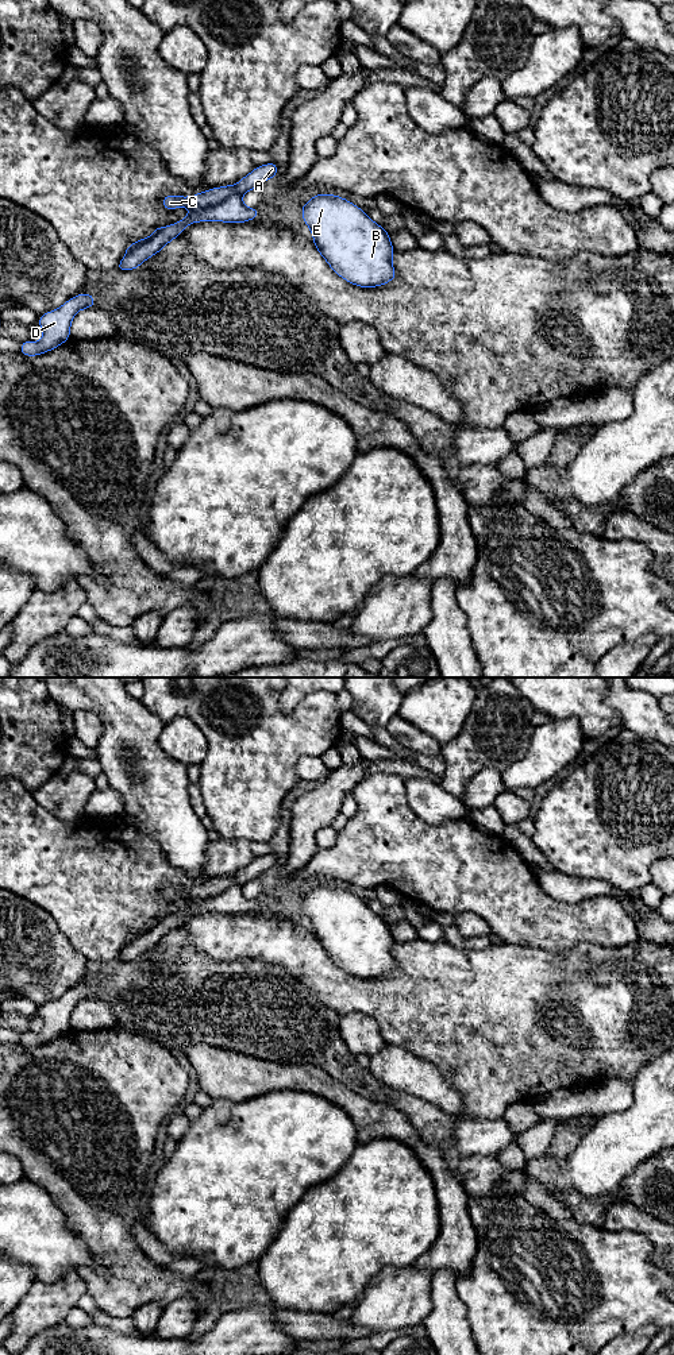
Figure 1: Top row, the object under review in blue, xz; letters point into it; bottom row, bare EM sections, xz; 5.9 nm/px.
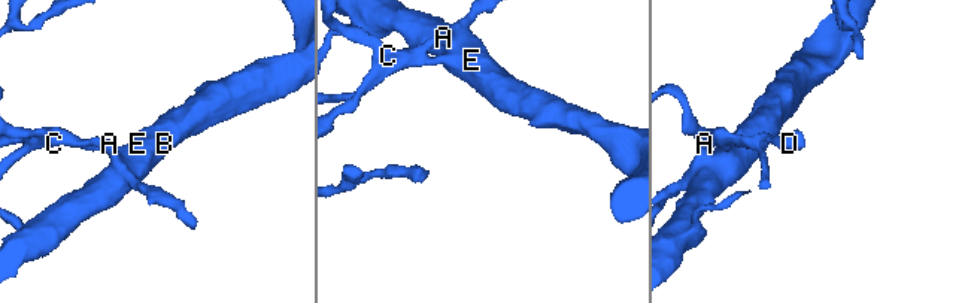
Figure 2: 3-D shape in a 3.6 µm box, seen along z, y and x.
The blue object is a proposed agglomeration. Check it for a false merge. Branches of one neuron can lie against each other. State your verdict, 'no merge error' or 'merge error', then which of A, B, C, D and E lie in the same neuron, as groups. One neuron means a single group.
merge error | A C D / B E

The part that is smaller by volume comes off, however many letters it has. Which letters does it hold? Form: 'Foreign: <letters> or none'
Foreign: A, C, D

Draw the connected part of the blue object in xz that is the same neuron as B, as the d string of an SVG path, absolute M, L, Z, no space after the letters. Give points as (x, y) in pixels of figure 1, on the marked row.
M319 193L301 206L313 246L330 267L358 287L378 287L397 277L389 232L344 197Z

